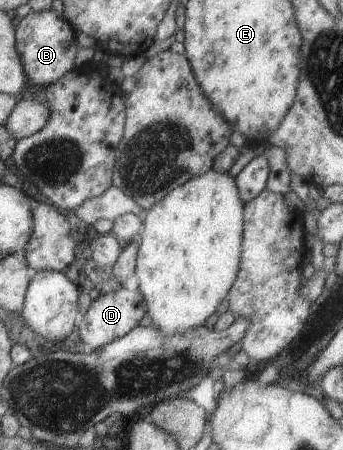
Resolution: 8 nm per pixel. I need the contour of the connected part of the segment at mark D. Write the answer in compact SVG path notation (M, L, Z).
M125 288L99 294L91 301L87 311L77 319L76 330L79 339L93 349L109 343L111 340L124 336L131 328L138 325L145 315L145 301L139 290L129 291Z

